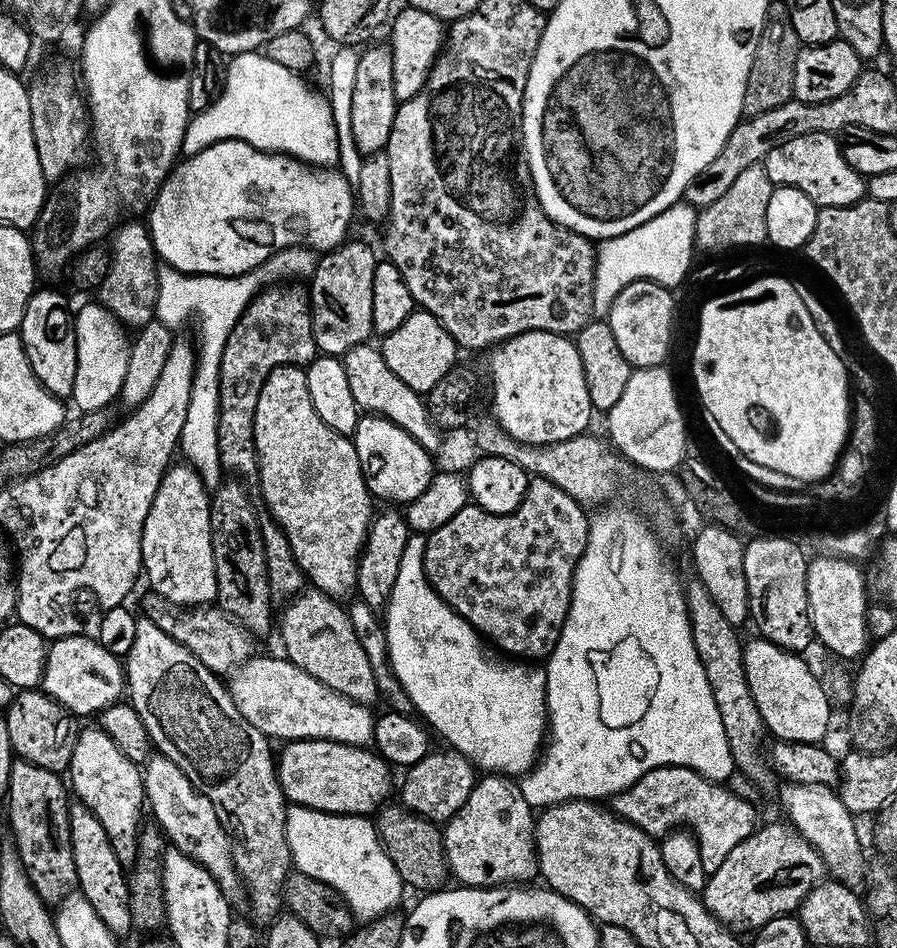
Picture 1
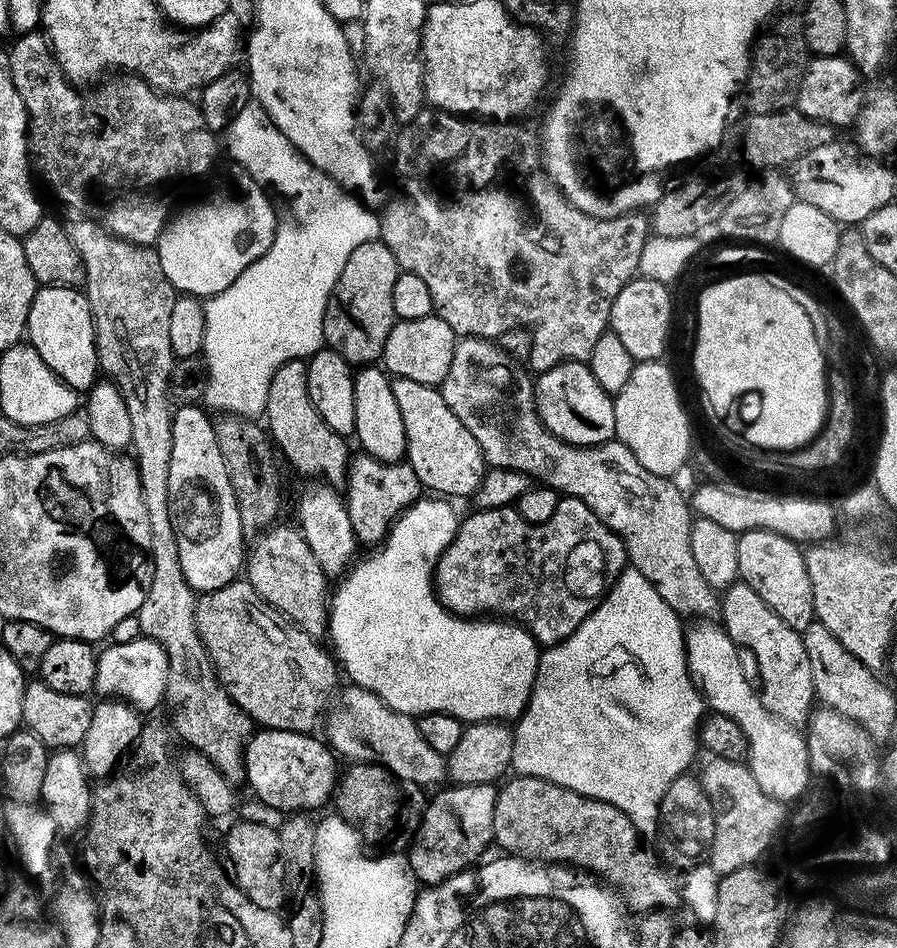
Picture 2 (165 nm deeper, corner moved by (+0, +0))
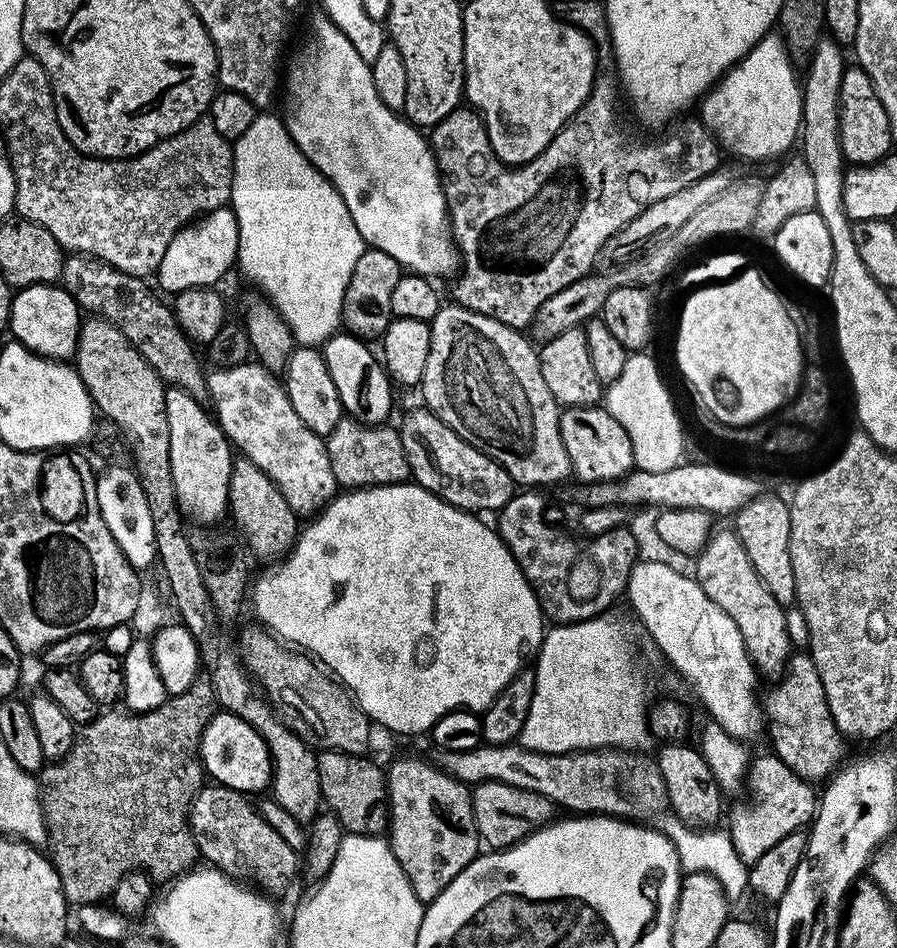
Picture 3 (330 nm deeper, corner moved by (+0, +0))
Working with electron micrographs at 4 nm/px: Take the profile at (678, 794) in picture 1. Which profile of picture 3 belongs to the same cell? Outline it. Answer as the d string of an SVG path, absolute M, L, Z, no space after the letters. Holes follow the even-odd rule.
M775 754L767 755L760 756L757 760L755 757L746 769L746 789L748 788L749 794L752 795L752 801L732 812L730 835L734 842L734 850L738 854L738 858L742 858L744 863L749 866L758 862L758 858L762 858L762 854L766 854L766 850L770 850L770 846L782 842L782 838L786 838L786 834L794 834L805 826L811 825L818 807L818 792L812 789L815 787L798 774L794 774L794 770L790 770L790 766L786 766L786 762L782 762Z

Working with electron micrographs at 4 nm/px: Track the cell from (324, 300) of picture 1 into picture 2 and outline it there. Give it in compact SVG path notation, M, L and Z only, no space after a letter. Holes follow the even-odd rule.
M383 242L363 244L350 254L324 311L324 343L353 366L372 366L384 355L386 338L397 319L392 291L398 275L394 254Z

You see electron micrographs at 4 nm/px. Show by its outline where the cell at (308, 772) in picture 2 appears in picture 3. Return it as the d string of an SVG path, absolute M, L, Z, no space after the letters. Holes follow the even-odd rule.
M217 711L205 726L200 742L200 761L205 773L215 783L225 784L235 792L253 794L269 787L272 783L272 759L266 742L250 726L250 722L242 722L232 712Z

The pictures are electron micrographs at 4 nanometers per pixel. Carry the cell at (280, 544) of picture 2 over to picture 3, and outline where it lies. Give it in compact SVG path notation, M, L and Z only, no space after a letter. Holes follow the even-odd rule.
M233 459L228 487L228 512L236 519L235 527L255 559L257 556L260 560L276 562L287 557L298 535L298 517L290 510L286 498L282 498L282 490L278 490L270 477L250 460Z

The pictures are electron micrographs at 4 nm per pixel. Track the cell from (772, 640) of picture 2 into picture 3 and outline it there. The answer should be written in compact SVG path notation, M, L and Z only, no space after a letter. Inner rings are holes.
M731 527L713 531L708 537L706 546L696 557L698 564L697 583L712 602L730 616L738 626L745 642L745 650L751 656L757 669L783 669L787 665L793 651L790 634L786 634L785 605L779 604L762 586L762 578L758 578L758 570L750 566L750 558Z

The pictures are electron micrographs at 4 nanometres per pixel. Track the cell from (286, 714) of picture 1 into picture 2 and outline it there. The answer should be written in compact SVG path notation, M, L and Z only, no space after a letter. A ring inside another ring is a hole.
M348 686L340 696L340 705L330 712L326 716L326 740L337 757L345 756L345 761L358 764L374 764L408 786L417 784L424 788L427 784L445 783L445 757L426 746L413 717L400 715L386 707L372 692L355 686Z

